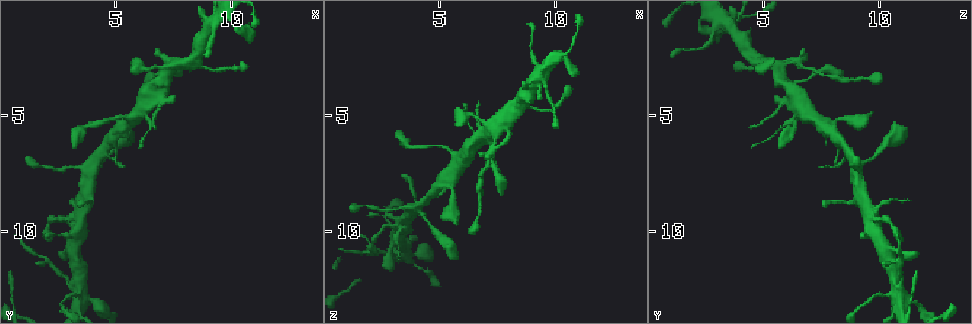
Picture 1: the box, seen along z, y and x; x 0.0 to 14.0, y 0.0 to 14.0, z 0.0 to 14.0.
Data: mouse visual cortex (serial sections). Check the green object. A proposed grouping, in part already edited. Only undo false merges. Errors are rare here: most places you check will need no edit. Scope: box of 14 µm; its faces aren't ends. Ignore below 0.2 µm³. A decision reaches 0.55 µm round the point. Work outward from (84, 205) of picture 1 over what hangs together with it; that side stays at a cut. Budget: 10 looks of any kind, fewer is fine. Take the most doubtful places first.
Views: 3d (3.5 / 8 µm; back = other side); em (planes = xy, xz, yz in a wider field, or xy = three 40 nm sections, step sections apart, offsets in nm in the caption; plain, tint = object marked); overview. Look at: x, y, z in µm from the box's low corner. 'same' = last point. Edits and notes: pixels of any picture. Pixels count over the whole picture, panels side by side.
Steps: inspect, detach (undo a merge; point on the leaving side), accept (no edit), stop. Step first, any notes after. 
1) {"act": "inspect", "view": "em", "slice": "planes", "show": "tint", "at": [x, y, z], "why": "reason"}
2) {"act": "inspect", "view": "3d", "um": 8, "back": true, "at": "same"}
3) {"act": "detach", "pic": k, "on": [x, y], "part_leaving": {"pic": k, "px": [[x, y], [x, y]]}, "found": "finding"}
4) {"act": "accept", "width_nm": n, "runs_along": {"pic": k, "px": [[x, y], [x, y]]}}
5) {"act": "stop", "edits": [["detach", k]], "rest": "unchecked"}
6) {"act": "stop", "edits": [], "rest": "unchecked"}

{"act": "inspect", "view": "3d", "um": 8, "at": [3.5, 12.7, 11.0], "why": "thick turns thin"}

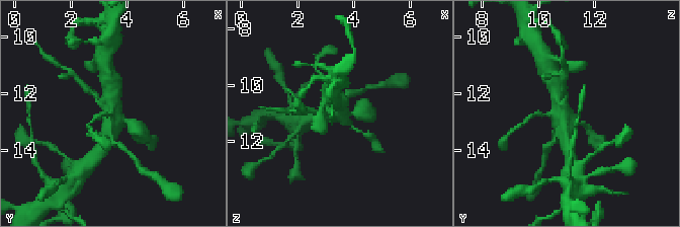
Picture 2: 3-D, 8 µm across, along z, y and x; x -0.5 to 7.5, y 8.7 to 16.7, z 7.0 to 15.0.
{"act": "inspect", "view": "em", "slice": "xy", "step": 3, "show": "tint", "at": [3.5, 12.7, 10.9], "why": "need the tissue"}

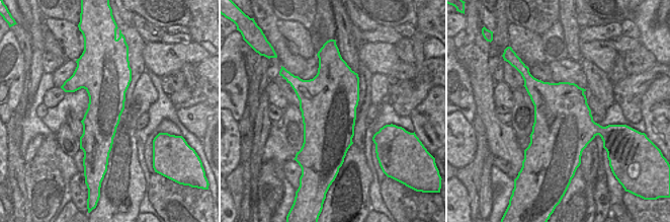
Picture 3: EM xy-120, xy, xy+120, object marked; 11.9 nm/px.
{"act": "accept", "found": "continuous, no second cell"}

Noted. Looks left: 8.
{"act": "inspect", "view": "3d", "um": 8, "at": [5.7, 5.1, 6.9], "why": "three-way junction"}

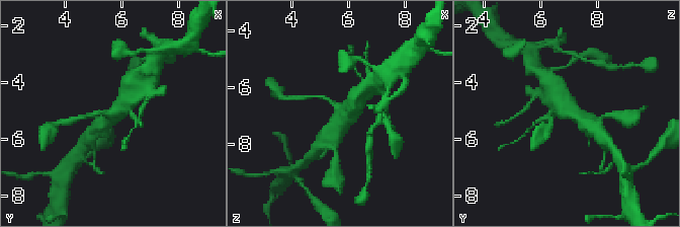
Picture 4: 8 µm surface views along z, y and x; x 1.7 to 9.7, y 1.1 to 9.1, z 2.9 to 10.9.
{"act": "inspect", "view": "em", "slice": "xy", "step": 2, "show": "tint", "at": [5.8, 5.1, 6.8], "why": "shape alone is not enough"}

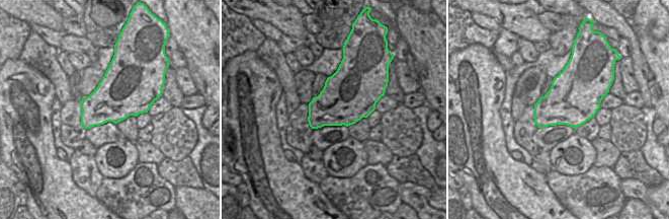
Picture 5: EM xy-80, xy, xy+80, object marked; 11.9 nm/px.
{"act": "accept", "runs_along": {"pic": 4, "px": [[588, 125], [565, 105], [550, 86]]}, "found": "all the same cell"}

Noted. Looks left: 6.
{"act": "inspect", "view": "3d", "um": 3.5, "at": [7.2, 3.2, 5.7], "why": "branch point"}

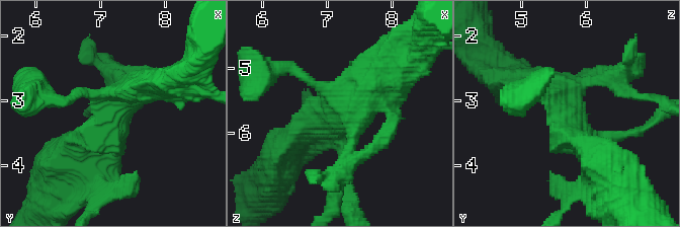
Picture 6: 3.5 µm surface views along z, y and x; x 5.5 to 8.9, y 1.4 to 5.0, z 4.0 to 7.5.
{"act": "inspect", "view": "em", "slice": "xy", "step": 2, "show": "tint", "at": [7.20, 3.20, 5.70], "why": "need the tissue"}

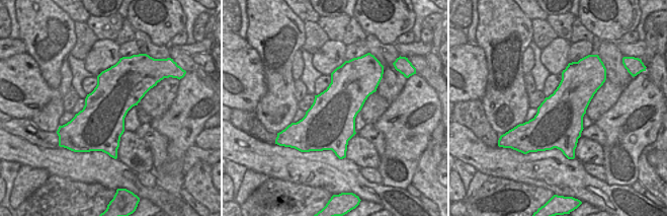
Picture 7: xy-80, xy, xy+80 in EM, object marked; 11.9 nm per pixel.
{"act": "accept", "width_nm": 600, "runs_along": {"pic": 6, "px": [[68, 153], [161, 84]]}, "found": "all the same cell"}

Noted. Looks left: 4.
{"act": "inspect", "view": "3d", "um": 8, "at": [9.2, 1.1, 3.5], "why": "looks like a crossing"}

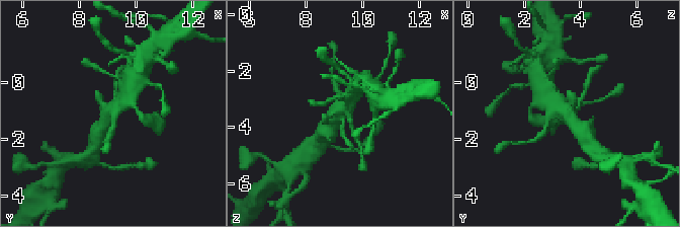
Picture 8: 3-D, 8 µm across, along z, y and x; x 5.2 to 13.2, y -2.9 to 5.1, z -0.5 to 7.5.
{"act": "inspect", "view": "3d", "um": 3.5, "at": [9.1, 1.1, 3.5]}

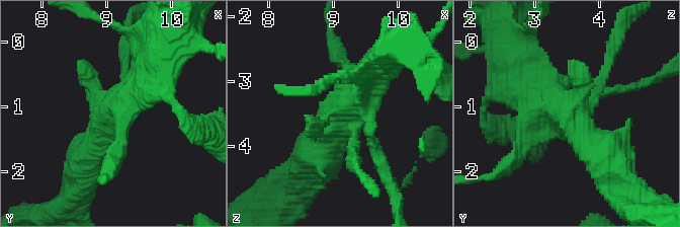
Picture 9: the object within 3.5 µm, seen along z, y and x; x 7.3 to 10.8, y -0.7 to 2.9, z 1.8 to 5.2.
{"act": "inspect", "view": "em", "slice": "xy", "step": 1, "show": "tint", "at": [9.15, 1.05, 3.45], "why": "need the tissue"}

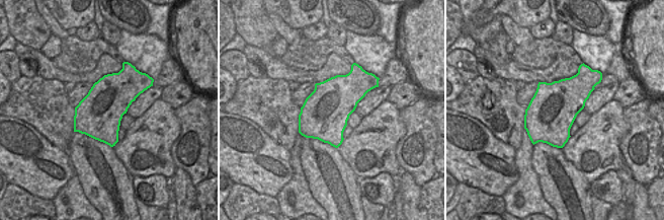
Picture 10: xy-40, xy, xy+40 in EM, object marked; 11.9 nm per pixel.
{"act": "accept", "width_nm": 550, "runs_along": {"pic": 9, "px": [[605, 158], [522, 71]]}, "found": "all the same cell"}

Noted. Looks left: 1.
{"act": "stop", "edits": [], "rest": "unchecked"}

